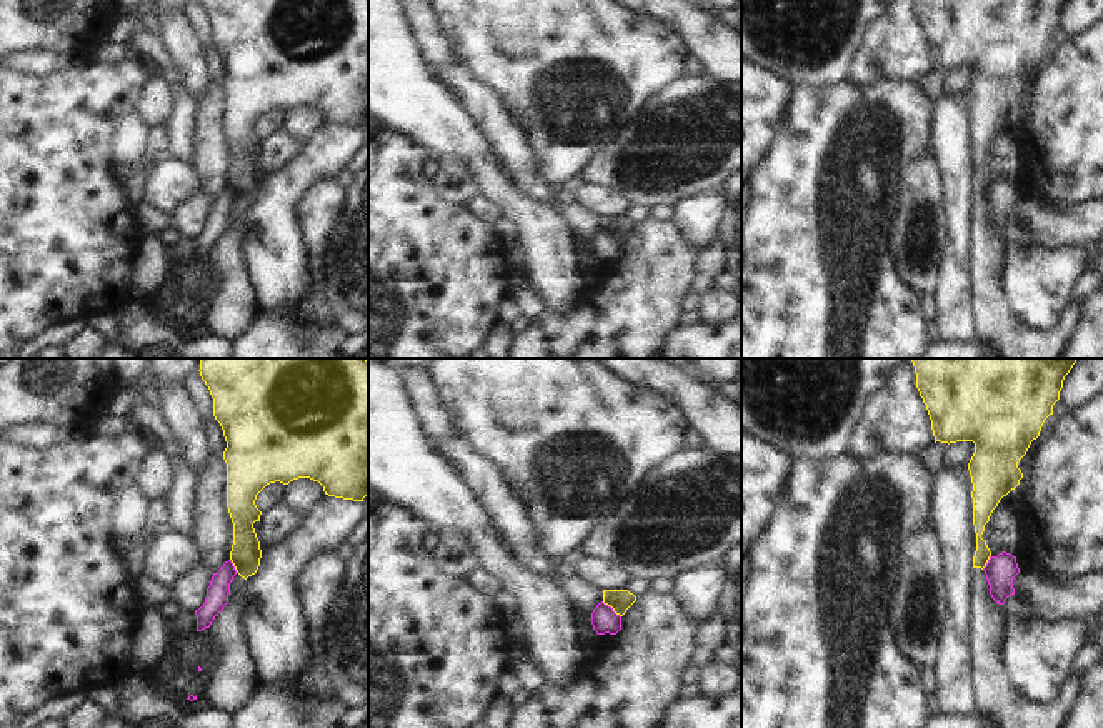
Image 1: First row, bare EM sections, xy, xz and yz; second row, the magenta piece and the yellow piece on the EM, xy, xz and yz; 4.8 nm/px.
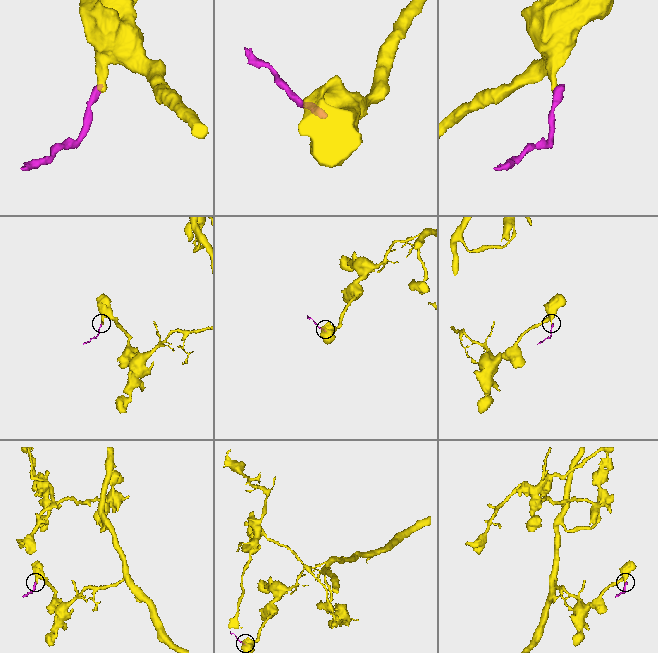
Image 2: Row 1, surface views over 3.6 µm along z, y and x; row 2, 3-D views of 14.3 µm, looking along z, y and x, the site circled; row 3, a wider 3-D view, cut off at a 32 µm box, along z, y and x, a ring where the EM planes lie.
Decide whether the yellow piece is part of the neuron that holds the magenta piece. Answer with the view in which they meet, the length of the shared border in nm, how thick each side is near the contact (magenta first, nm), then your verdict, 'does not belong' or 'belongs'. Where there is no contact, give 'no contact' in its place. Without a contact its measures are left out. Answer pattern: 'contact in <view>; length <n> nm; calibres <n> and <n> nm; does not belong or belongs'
contact in xz; length 120 nm; calibres 120 and 110 nm; does not belong

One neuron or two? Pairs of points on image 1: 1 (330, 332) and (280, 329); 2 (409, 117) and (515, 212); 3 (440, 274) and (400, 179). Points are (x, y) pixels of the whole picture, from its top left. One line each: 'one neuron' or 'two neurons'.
1: one neuron
2: one neuron
3: one neuron

